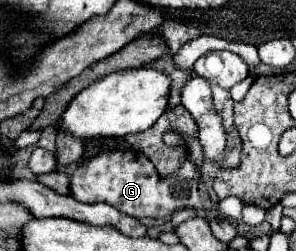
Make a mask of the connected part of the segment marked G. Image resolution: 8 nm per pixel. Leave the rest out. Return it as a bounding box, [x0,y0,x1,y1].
[70,152,244,220]

